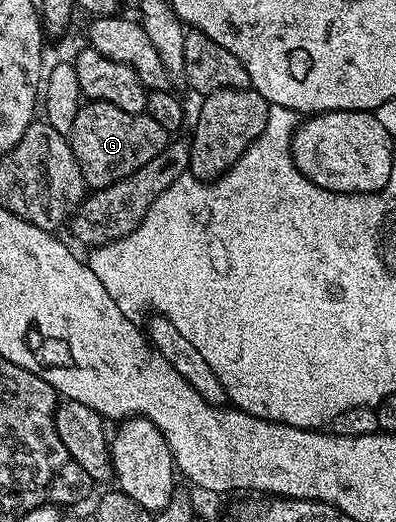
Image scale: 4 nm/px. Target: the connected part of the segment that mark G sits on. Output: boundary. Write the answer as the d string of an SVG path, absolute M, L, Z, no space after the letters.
M86 100L84 104L85 106L77 109L73 126L67 136L71 151L81 168L81 174L85 177L86 186L94 190L107 188L117 180L123 180L124 177L139 171L145 163L150 163L151 159L159 155L171 140L170 134L166 133L163 127L159 127L159 123L155 123L155 119L151 119L146 112L123 111L120 107L115 107L115 103L106 101Z

